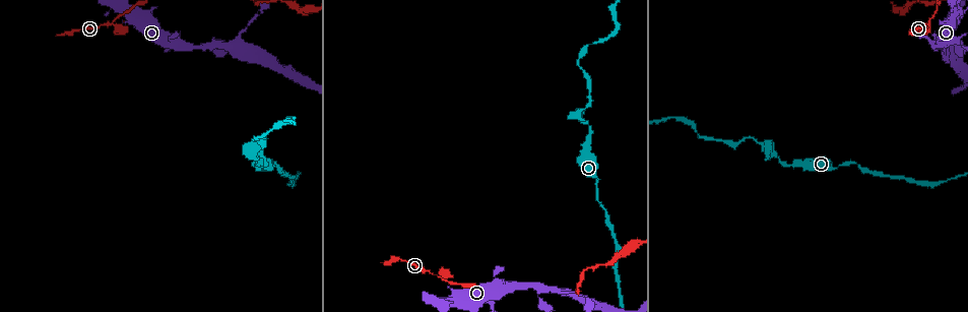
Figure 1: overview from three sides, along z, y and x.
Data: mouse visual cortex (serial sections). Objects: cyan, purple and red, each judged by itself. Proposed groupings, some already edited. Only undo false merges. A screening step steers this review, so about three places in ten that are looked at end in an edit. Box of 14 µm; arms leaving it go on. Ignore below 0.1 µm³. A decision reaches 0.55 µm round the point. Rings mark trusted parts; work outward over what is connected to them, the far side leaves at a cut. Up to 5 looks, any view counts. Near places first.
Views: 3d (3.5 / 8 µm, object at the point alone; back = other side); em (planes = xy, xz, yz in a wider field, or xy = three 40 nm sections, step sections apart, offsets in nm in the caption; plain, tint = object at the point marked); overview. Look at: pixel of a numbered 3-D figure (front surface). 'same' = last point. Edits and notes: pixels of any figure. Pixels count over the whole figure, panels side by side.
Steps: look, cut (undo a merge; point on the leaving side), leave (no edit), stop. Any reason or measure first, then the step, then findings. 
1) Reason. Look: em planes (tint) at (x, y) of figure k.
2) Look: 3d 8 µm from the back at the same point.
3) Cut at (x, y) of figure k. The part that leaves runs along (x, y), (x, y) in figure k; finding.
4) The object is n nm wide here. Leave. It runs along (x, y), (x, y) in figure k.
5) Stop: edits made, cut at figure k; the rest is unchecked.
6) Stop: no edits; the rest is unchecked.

Sharp bend. Look: 3d 3.5 µm at (927, 23) of figure 1.

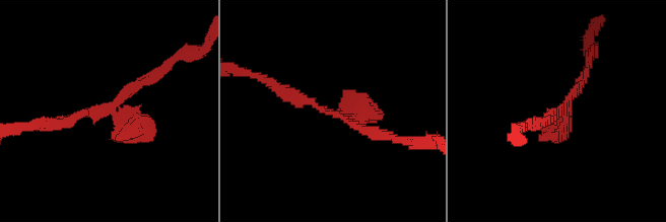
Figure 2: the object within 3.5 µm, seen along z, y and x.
Leave. It runs along (55, 125), (112, 106), (130, 125), (115, 141) in figure 2; continuous, no second cell.

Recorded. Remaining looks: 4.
Three arms meet. Look: 3d 3.5 µm from the back at (532, 283) of figure 1.

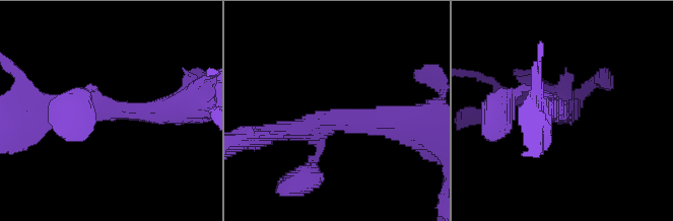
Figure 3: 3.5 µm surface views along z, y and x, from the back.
Need the tissue. Look: em xy step 5 (tint) at (334, 119) of figure 3.

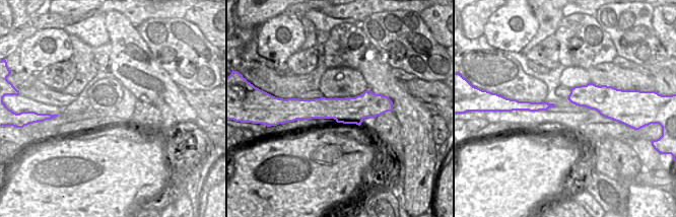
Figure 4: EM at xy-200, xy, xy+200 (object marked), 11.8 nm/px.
Leave. It runs along (296, 102), (303, 109), (384, 110) in figure 4; all the same cell.

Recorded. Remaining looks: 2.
Stop: no edits; the rest is unchecked.

